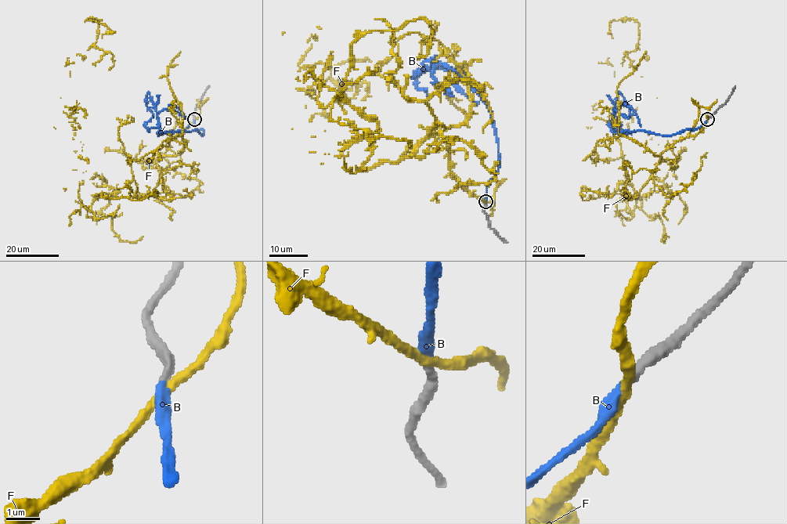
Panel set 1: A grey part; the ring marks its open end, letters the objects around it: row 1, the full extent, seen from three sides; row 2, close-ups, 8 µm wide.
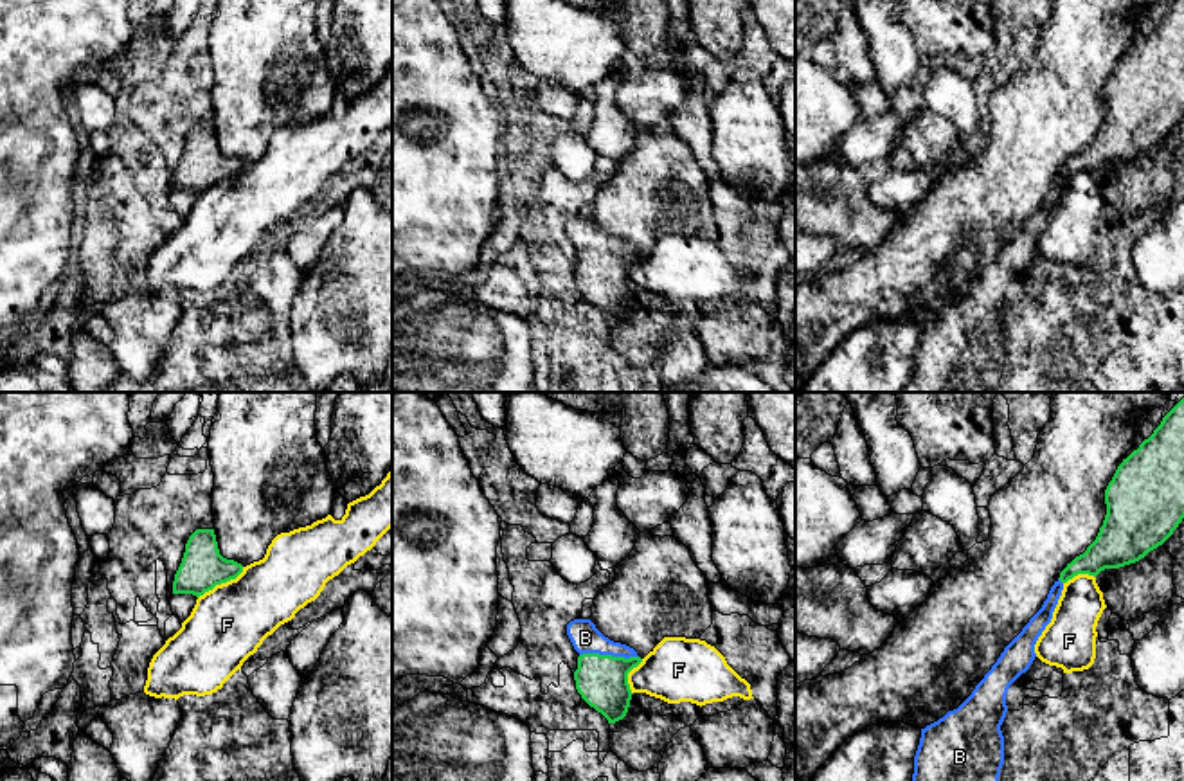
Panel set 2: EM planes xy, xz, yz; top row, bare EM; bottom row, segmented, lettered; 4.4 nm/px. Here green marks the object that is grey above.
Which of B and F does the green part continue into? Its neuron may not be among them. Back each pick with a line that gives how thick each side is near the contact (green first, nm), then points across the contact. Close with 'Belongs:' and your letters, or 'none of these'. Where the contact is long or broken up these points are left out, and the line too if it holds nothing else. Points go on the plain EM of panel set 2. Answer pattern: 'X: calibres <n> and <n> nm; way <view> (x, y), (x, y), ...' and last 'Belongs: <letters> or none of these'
B: calibres 240 and 140 nm; way xz (601, 278), (609, 252), (585, 234)
Belongs: B

